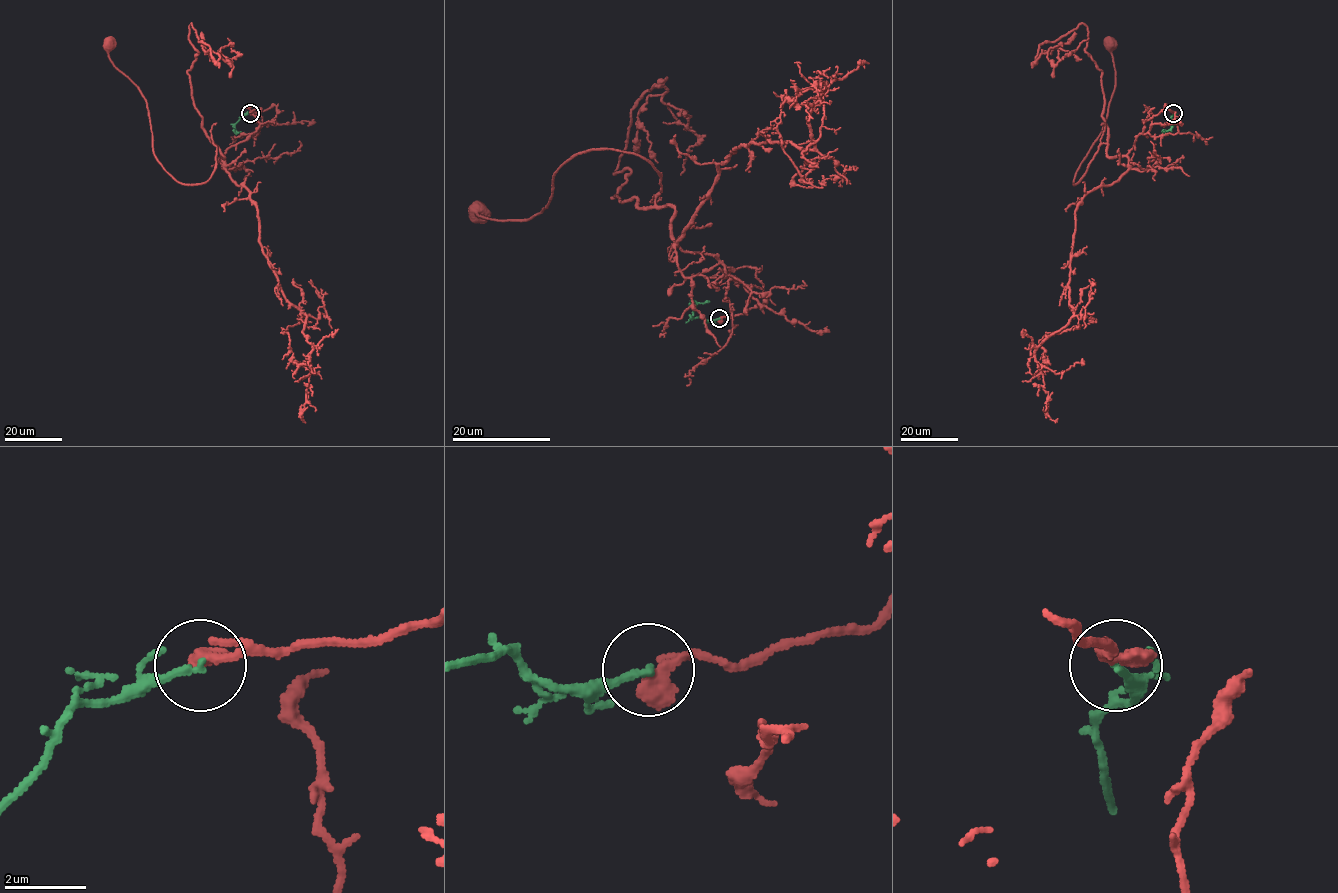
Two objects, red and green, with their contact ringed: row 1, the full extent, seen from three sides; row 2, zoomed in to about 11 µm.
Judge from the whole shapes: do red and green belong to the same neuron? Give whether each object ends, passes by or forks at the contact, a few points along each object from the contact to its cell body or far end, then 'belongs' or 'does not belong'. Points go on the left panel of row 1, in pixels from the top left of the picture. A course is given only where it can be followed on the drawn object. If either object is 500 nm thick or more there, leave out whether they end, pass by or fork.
red ends there; green ends there; red runs (250, 112), (277, 114), (224, 156), (213, 143), (205, 182), (177, 182), (108, 43); green runs (250, 112), (242, 115), (234, 125), (237, 133), (232, 130); does not belong

